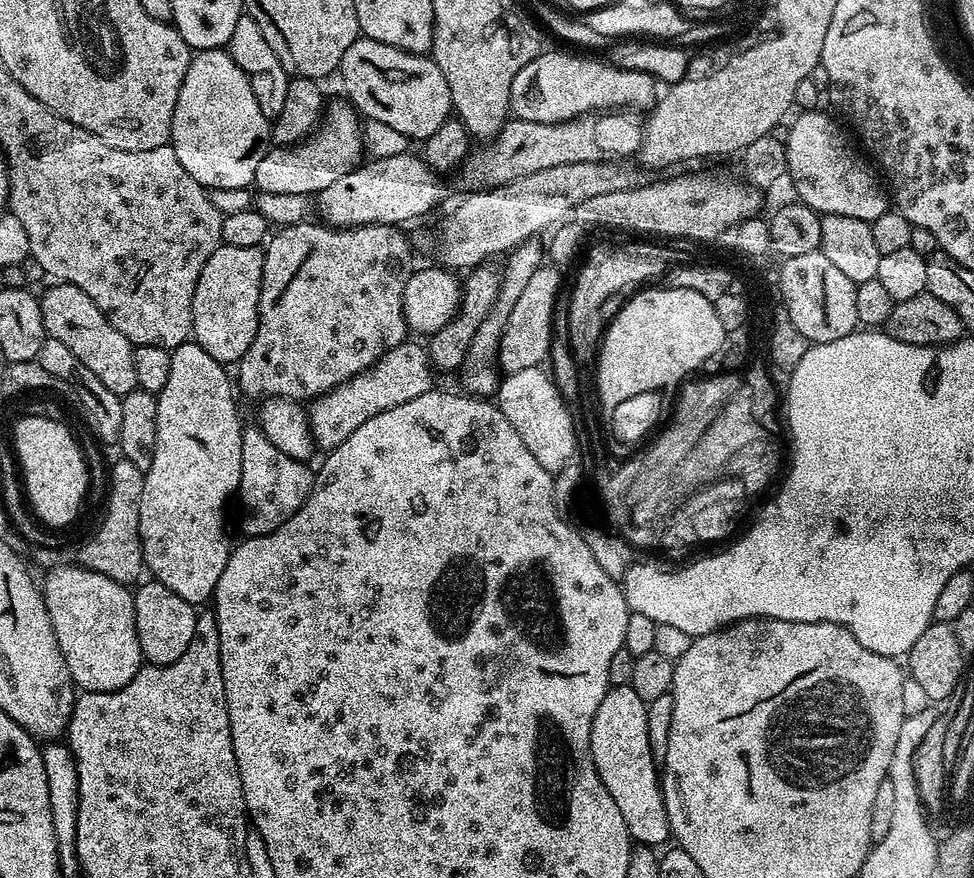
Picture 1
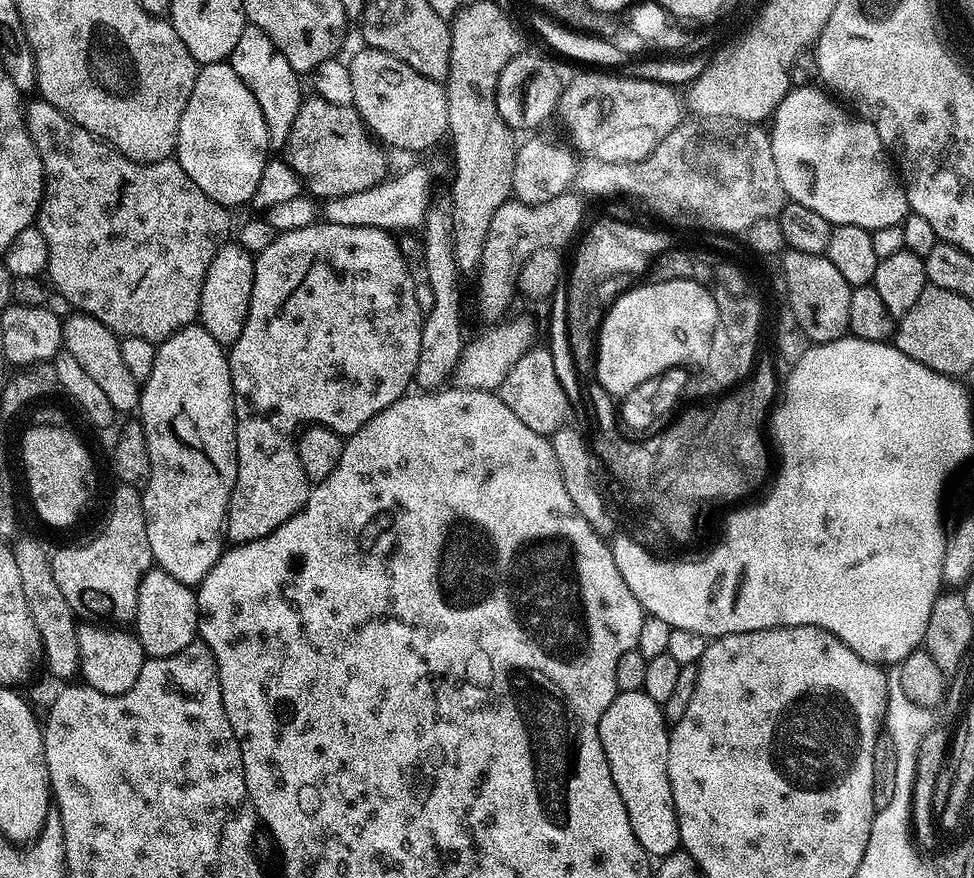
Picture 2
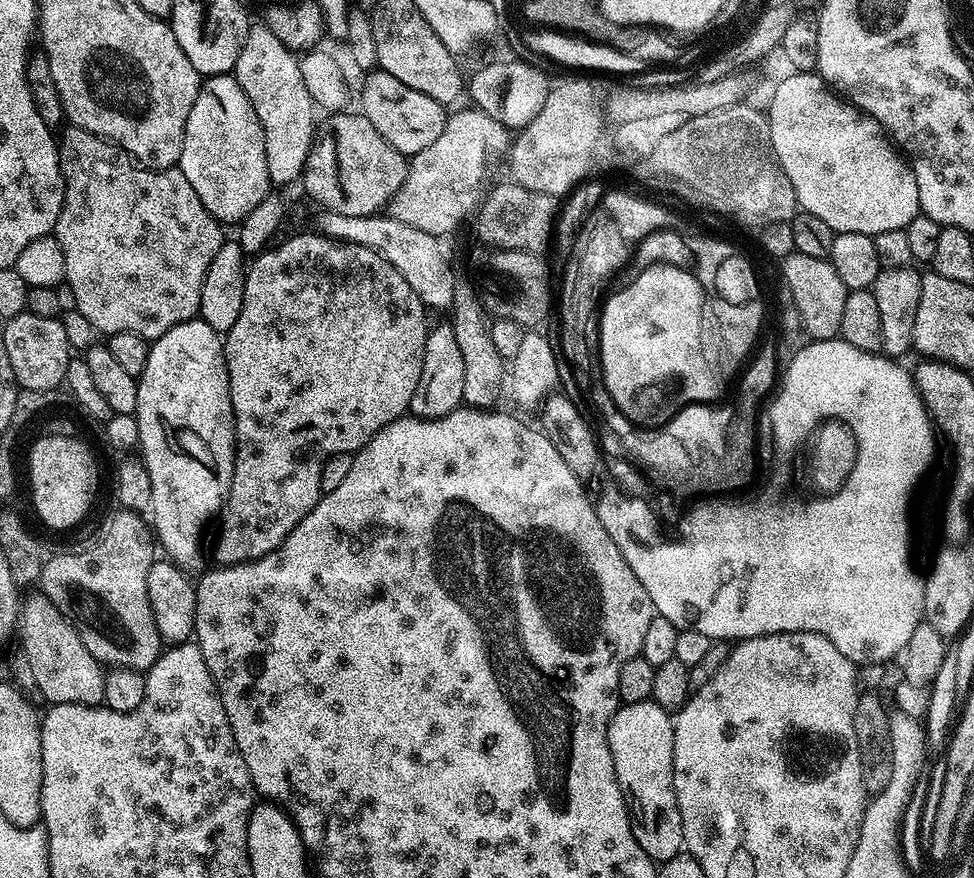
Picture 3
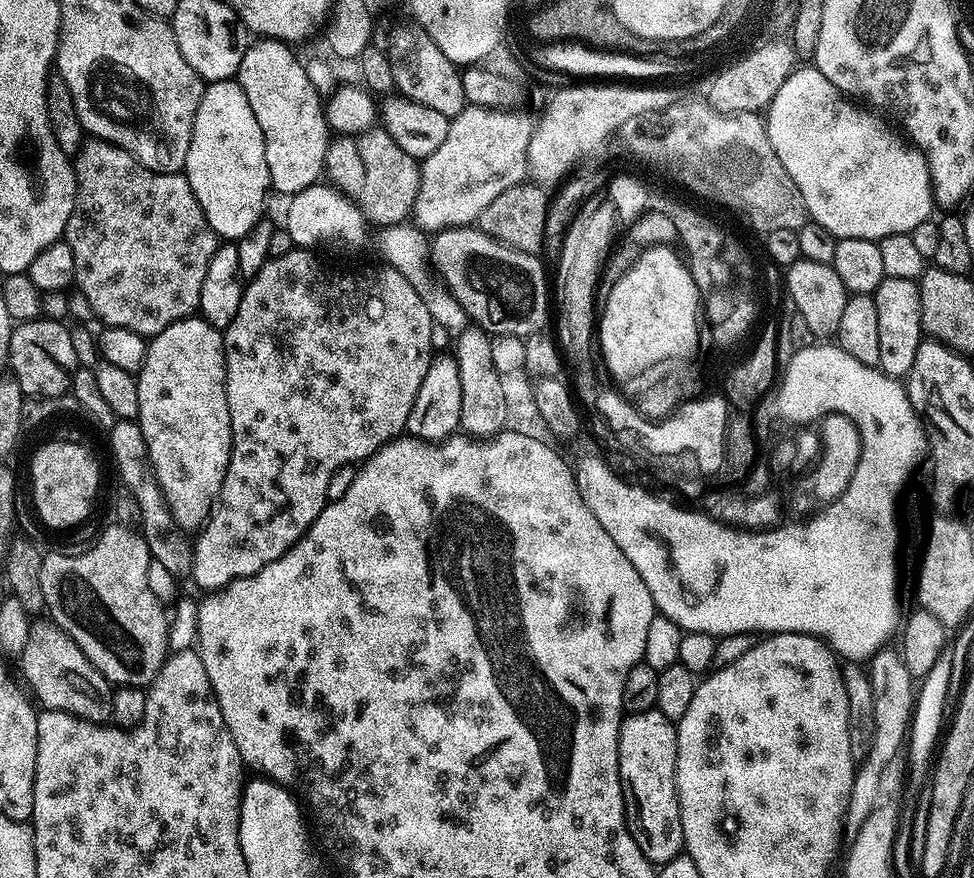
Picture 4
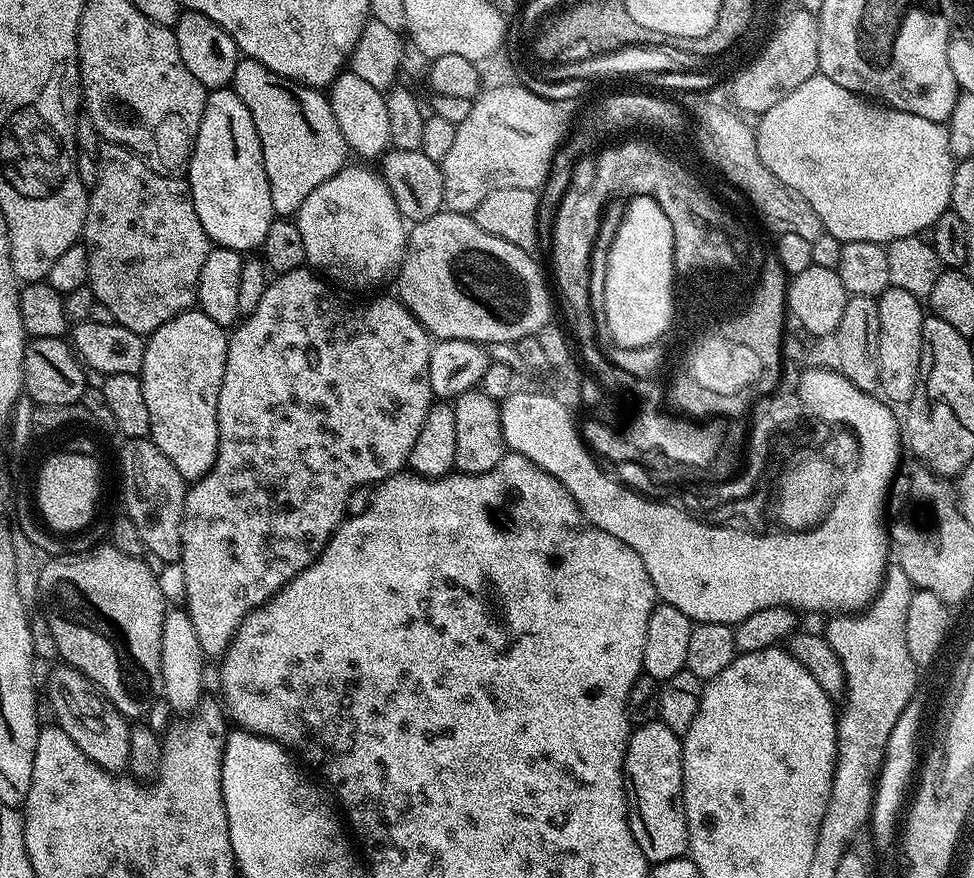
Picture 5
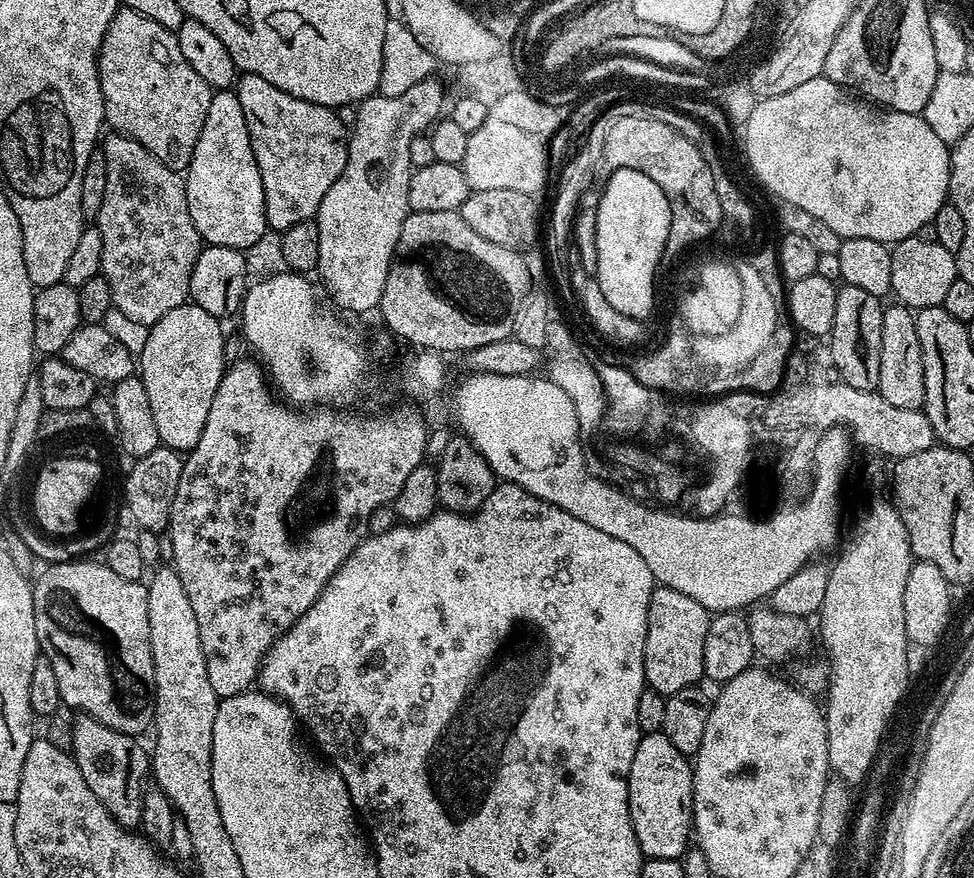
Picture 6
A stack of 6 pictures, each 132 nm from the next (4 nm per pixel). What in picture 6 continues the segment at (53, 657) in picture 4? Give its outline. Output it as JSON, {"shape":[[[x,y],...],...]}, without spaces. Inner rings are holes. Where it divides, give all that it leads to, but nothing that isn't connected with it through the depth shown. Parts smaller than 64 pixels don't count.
{"shape":[[[80,714],[77,717],[72,720],[71,754],[78,770],[82,770],[82,778],[86,778],[86,786],[94,790],[94,798],[98,798],[102,806],[106,806],[109,814],[123,828],[135,829],[142,818],[142,802],[150,780],[149,749],[143,748],[137,737],[110,730],[110,726],[98,722],[92,716]]]}

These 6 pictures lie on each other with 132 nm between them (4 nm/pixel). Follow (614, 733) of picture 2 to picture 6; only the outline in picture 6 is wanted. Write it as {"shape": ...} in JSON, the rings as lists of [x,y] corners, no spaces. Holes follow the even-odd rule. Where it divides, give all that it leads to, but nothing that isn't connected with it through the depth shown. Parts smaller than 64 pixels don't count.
{"shape":[[[663,730],[641,735],[638,750],[634,750],[634,762],[630,762],[628,775],[628,805],[638,846],[649,860],[680,860],[690,847],[692,826],[692,766],[693,761],[682,754],[666,738]]]}

